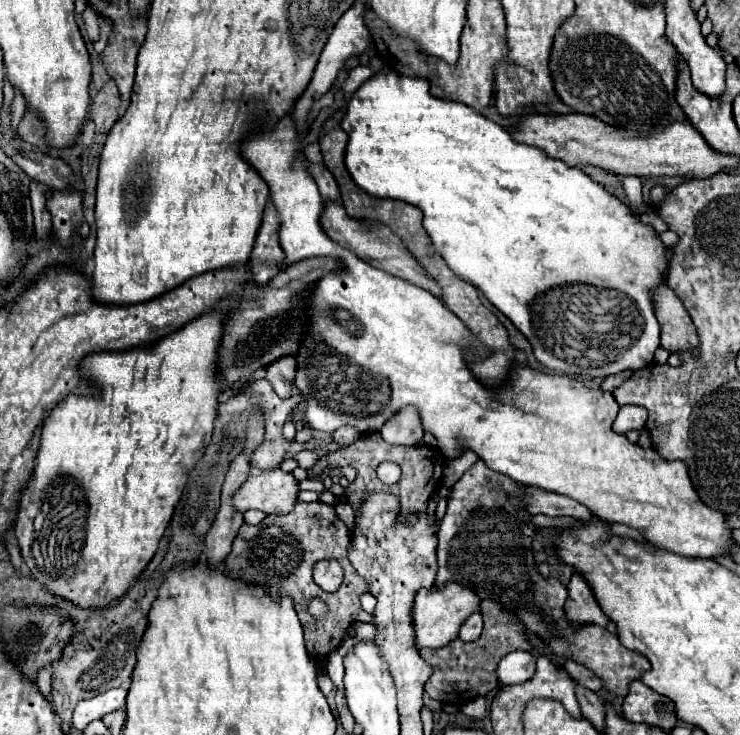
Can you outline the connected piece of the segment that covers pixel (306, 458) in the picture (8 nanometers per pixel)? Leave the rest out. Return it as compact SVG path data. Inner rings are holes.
M315 448L315 450L303 450L303 452L299 452L299 454L295 456L295 460L299 462L301 468L307 468L307 470L309 470L309 468L313 468L313 466L317 464L317 460L321 460L323 456L327 456L327 454L319 454L317 450L319 450L319 448Z

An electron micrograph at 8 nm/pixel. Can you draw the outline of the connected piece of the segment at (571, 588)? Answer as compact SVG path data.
M573 574L567 586L567 620L571 620L573 628L581 628L581 624L599 624L607 626L609 618L599 608L589 584L581 574Z

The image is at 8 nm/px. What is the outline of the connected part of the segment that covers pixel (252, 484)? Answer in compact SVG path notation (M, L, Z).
M271 468L251 474L233 496L233 504L239 512L255 508L265 514L287 514L299 502L297 494L299 480L293 472Z

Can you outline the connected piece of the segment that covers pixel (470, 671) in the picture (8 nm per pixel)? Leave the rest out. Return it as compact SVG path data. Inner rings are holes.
M491 602L491 604L481 604L481 614L485 628L479 640L463 642L455 638L451 640L451 644L443 648L435 648L435 650L421 648L421 656L433 666L433 674L425 684L425 694L429 694L433 700L451 706L463 706L477 696L485 696L487 692L495 690L499 684L497 664L503 656L507 656L513 650L533 650L533 646L525 636L525 628L519 624L519 618L513 612L507 612L497 602Z

